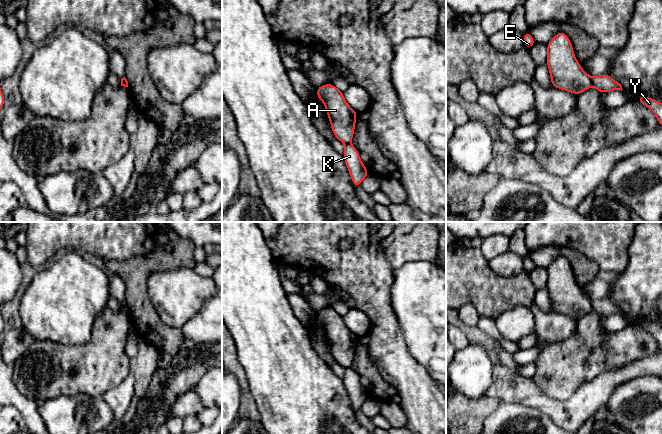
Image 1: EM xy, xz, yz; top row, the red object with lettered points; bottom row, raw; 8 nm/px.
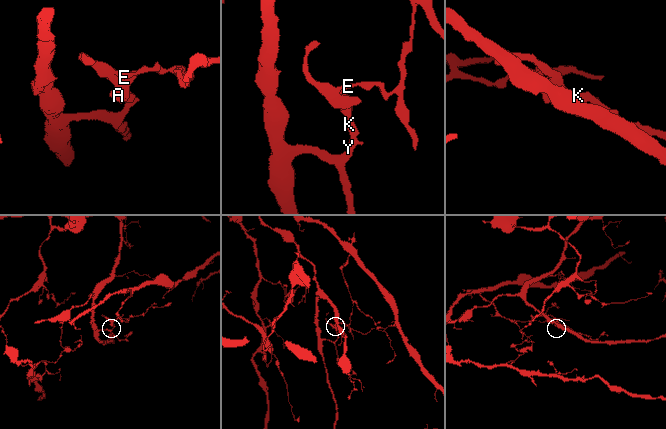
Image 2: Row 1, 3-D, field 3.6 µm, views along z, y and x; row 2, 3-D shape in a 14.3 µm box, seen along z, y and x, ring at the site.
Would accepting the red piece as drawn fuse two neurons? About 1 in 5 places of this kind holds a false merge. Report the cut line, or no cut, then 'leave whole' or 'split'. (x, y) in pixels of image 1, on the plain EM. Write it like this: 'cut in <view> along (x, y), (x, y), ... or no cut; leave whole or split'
cut in yz along (591, 301), (593, 309); split

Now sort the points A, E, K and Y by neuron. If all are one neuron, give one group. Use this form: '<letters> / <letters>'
A E / K Y

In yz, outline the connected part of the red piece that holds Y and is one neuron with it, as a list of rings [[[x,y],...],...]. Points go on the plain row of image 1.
[[[640,319],[637,325],[648,331],[655,338],[658,347],[662,350],[662,327],[645,319]]]

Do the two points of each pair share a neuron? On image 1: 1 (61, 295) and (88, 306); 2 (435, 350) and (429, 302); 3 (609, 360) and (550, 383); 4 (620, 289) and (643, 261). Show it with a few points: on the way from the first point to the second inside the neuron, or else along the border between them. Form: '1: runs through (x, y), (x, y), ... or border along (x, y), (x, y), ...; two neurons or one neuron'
1: runs through (68, 296), (78, 296), (81, 299); one neuron
2: runs through (435, 338), (435, 314); one neuron
3: runs through (594, 360), (575, 360), (565, 368); one neuron
4: runs through (627, 282), (641, 268); one neuron

